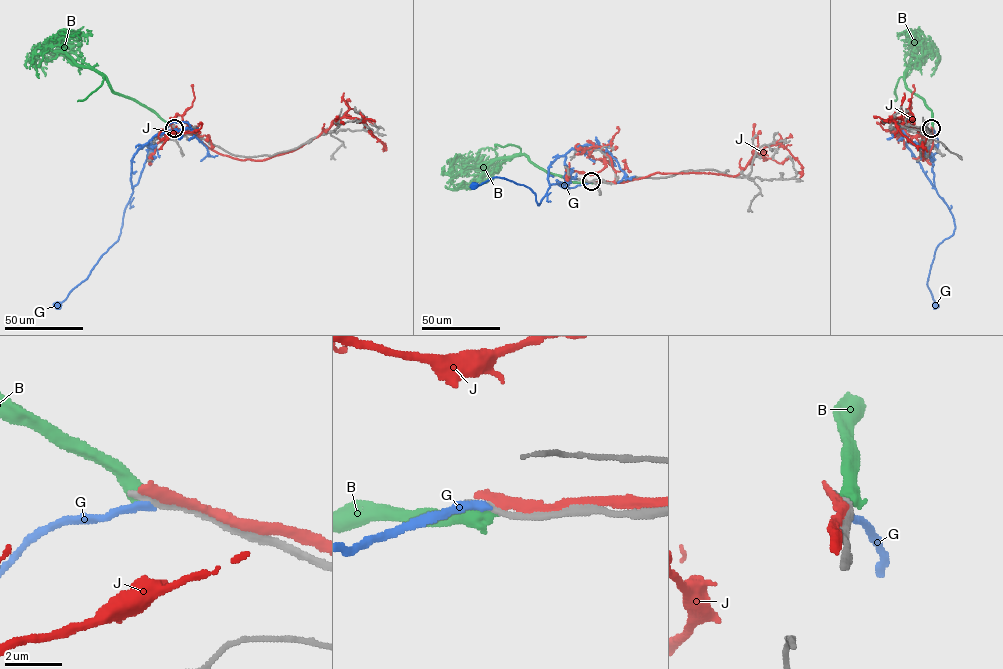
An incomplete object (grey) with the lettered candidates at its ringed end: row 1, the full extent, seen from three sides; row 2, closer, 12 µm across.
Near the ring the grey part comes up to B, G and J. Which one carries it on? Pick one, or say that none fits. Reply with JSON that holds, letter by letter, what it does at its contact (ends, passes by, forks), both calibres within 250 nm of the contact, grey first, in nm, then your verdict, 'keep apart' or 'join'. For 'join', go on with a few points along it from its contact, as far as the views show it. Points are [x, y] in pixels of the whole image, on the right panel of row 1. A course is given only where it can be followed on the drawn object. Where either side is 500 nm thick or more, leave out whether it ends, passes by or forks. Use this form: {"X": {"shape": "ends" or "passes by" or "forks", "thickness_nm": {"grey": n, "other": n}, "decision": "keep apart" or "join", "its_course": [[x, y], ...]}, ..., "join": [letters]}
{"B": {"thickness_nm": {"grey": 280, "other": 550}, "decision": "keep apart"}, "G": {"shape": "ends", "thickness_nm": {"grey": 280, "other": 280}, "decision": "keep apart"}, "J": {"shape": "passes by", "thickness_nm": {"grey": 240, "other": 300}, "decision": "keep apart"}, "join": []}

